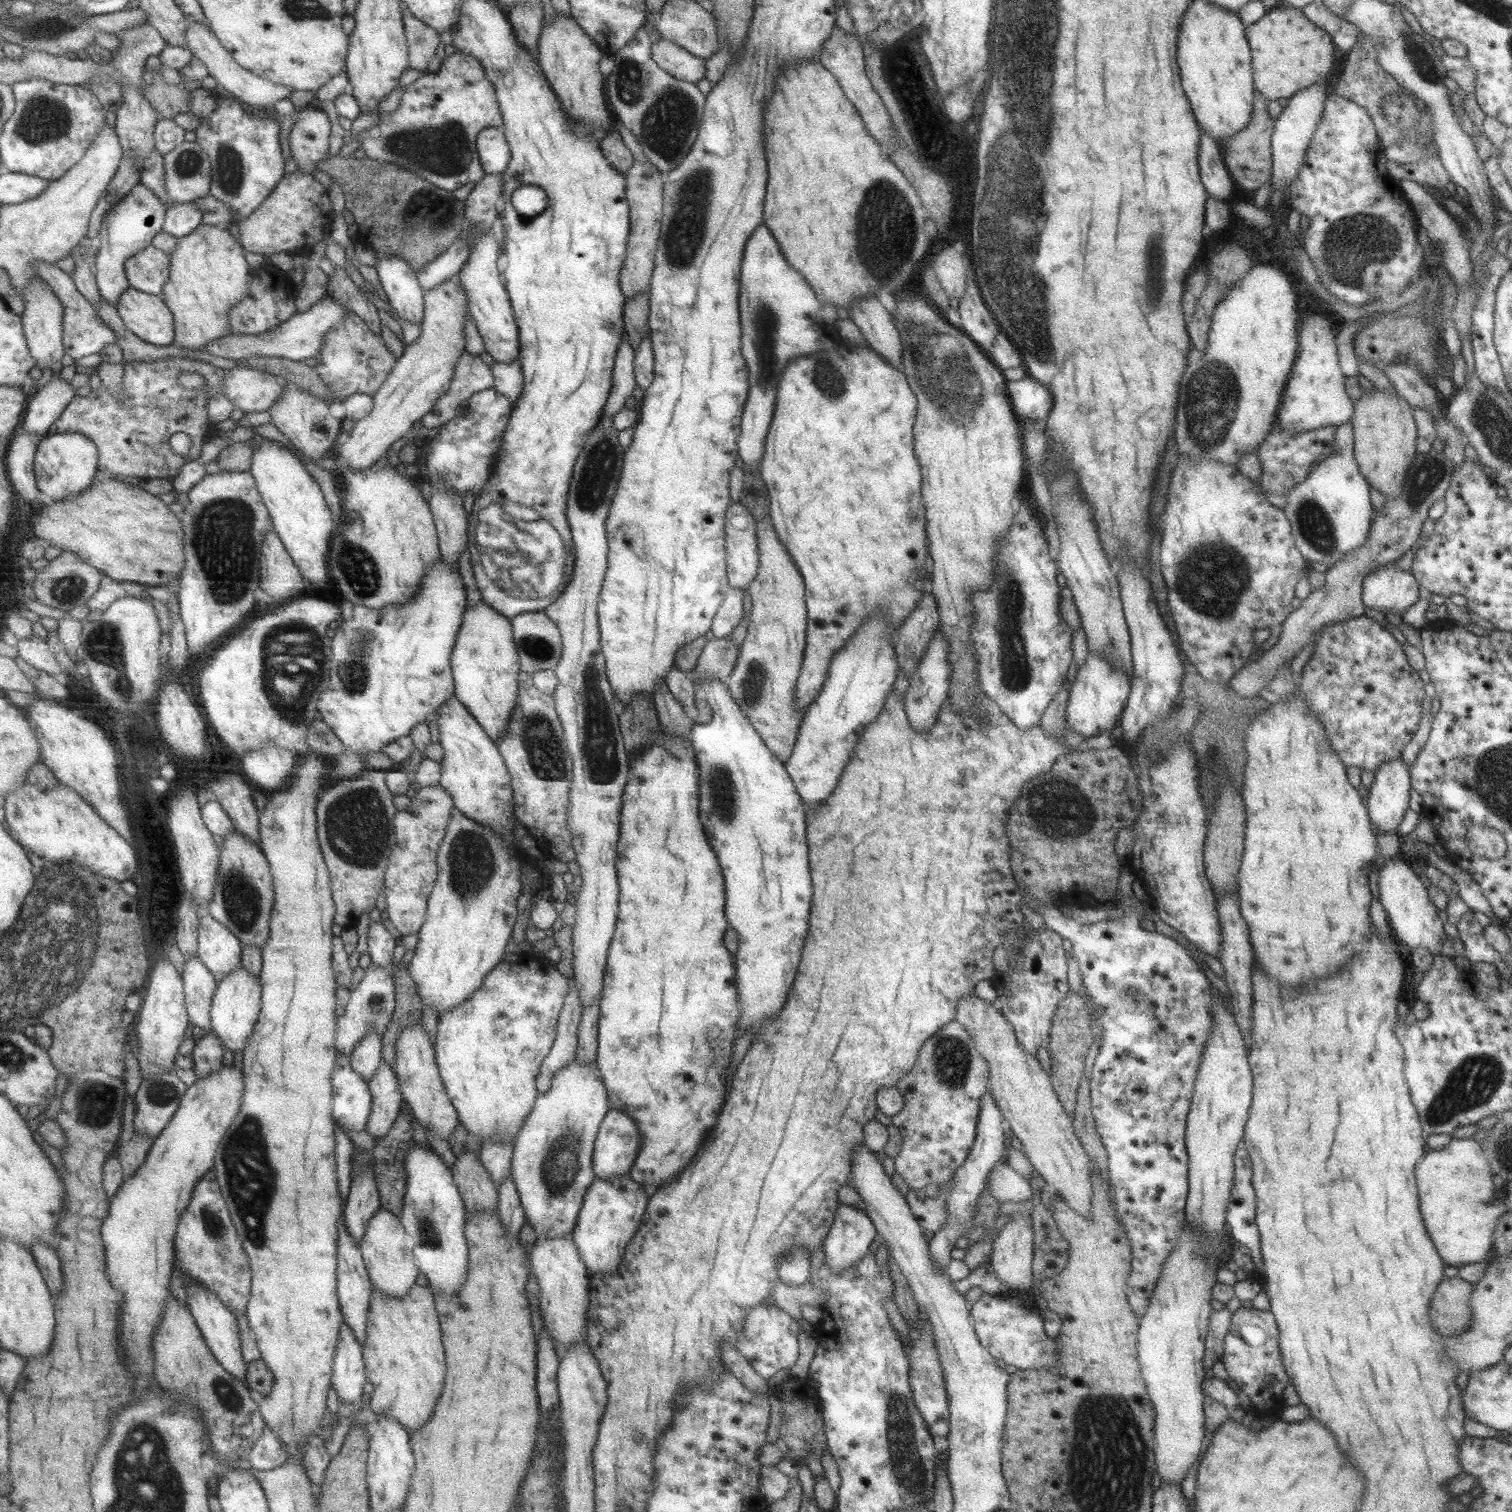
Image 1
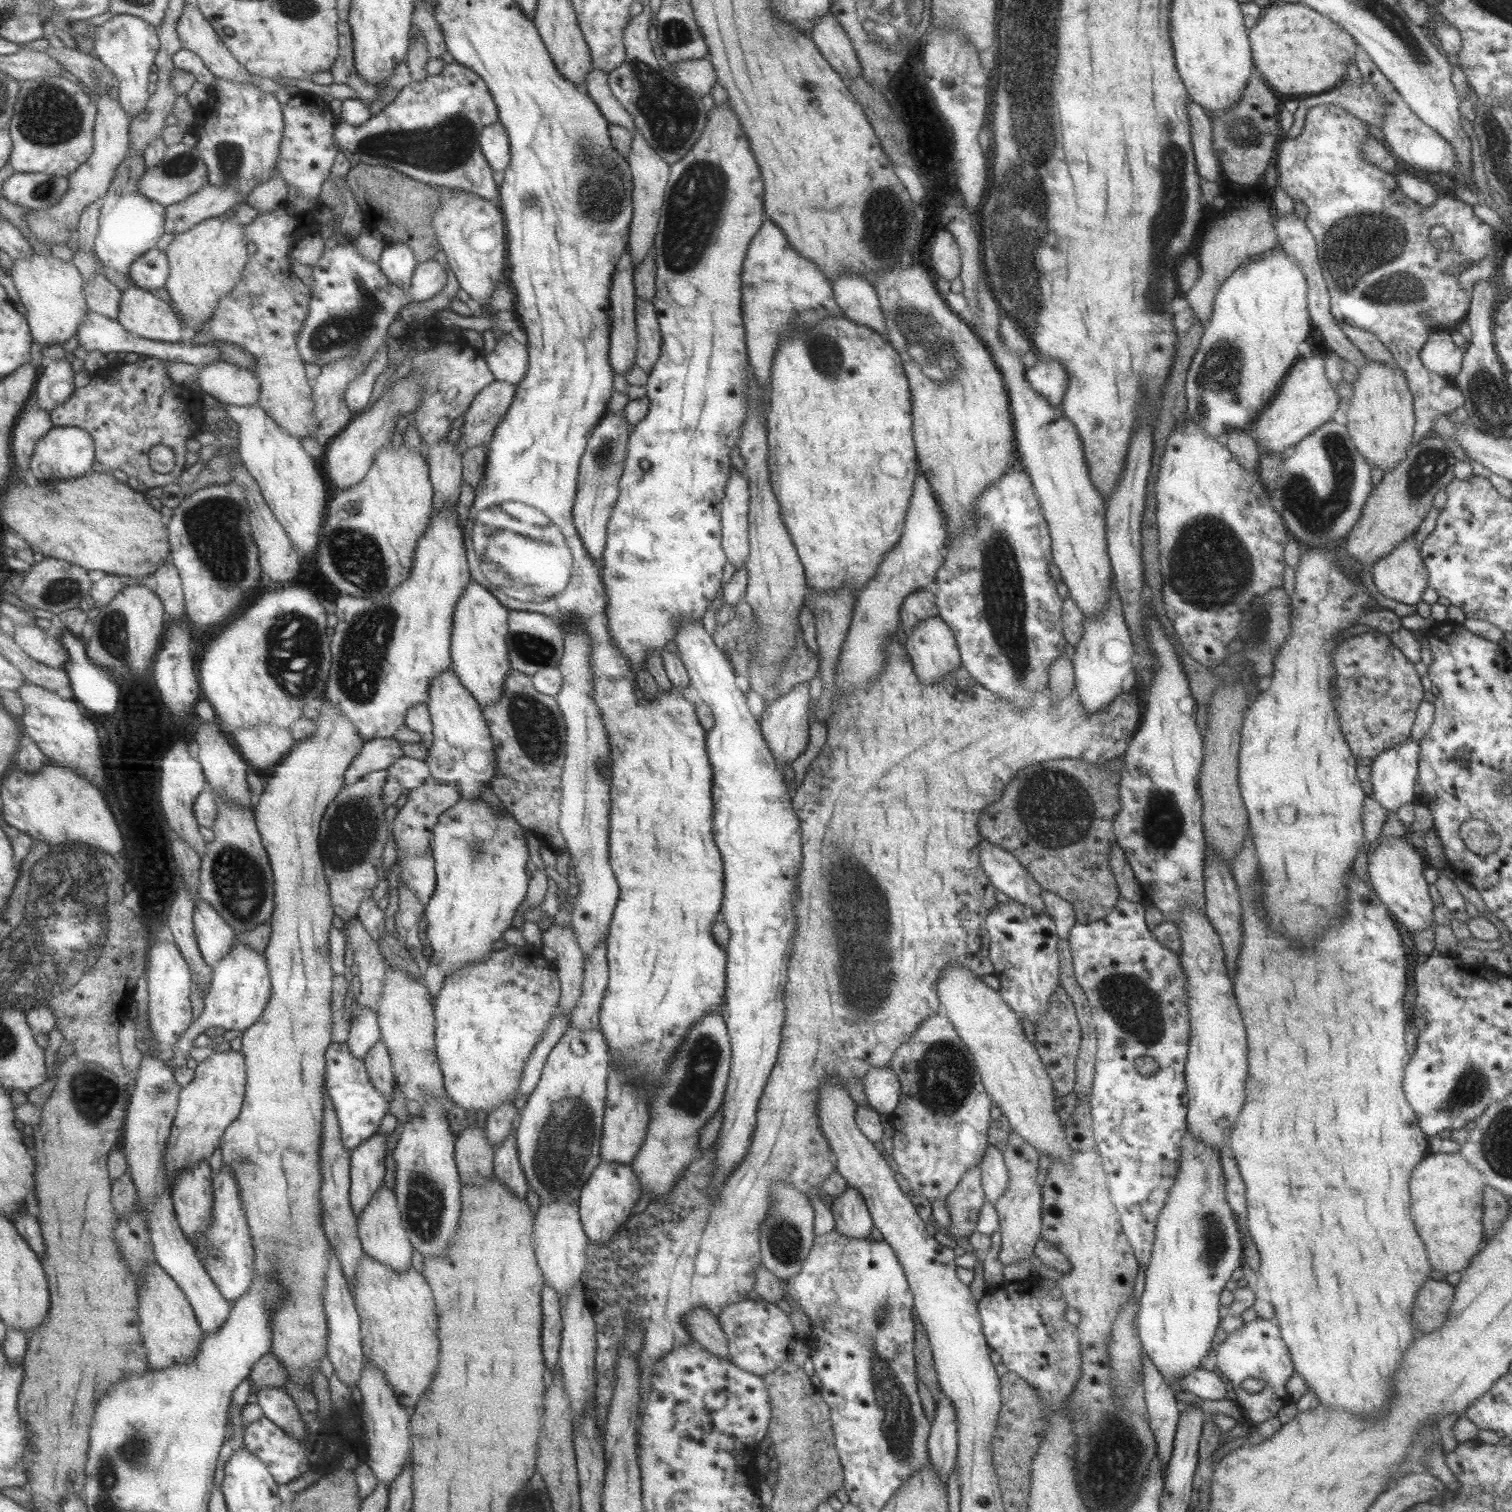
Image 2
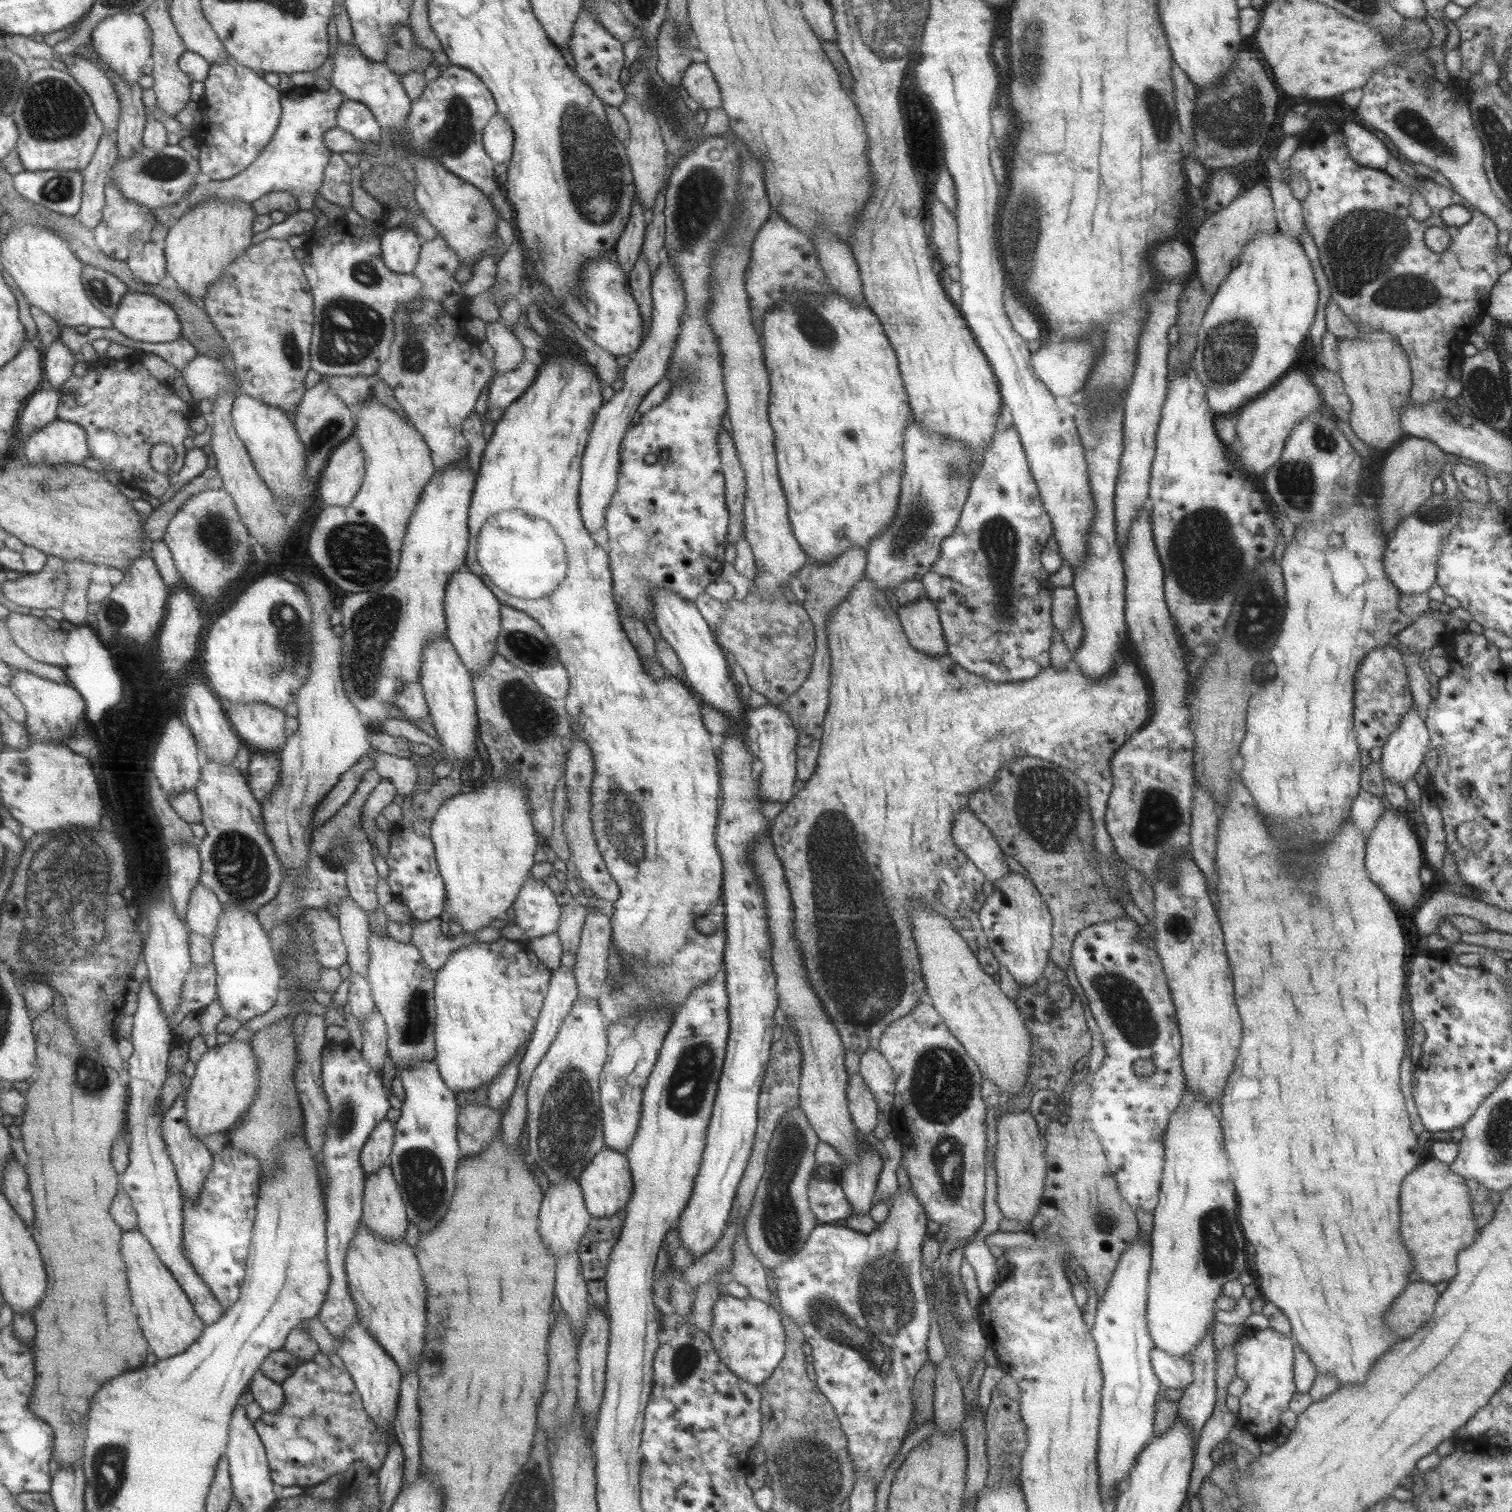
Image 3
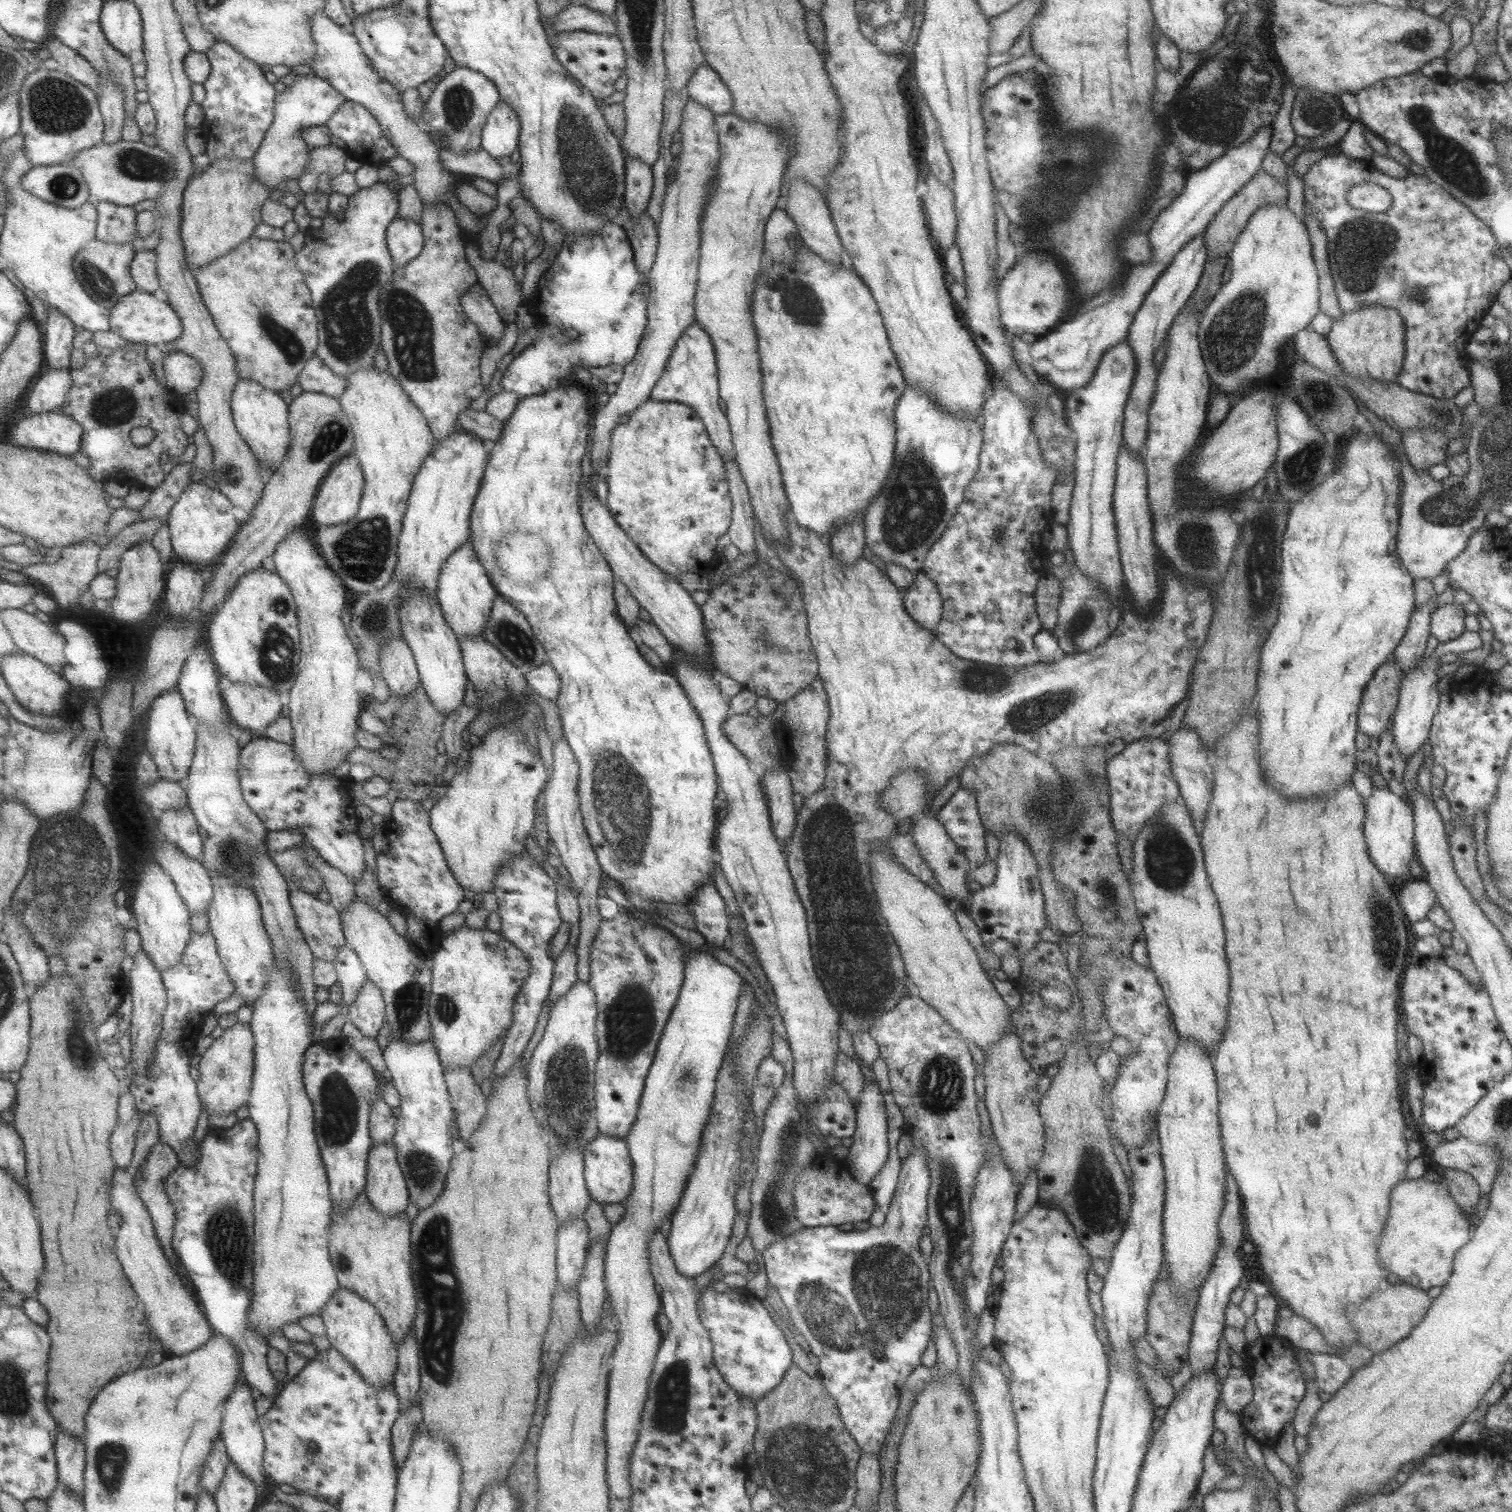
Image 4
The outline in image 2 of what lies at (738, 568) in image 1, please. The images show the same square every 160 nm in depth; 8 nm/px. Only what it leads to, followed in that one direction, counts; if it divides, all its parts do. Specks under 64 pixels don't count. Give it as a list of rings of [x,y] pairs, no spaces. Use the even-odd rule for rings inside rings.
[[[734,468],[725,485],[721,503],[721,546],[726,560],[733,568],[746,566],[749,556],[748,504],[750,494],[748,480]]]

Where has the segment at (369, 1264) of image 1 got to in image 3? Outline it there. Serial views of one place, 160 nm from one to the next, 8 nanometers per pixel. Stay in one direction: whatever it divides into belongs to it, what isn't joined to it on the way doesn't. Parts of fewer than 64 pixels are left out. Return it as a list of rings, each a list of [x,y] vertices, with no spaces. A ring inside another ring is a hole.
[[[383,1165],[365,1178],[360,1222],[381,1240],[400,1240],[408,1225],[392,1170]]]

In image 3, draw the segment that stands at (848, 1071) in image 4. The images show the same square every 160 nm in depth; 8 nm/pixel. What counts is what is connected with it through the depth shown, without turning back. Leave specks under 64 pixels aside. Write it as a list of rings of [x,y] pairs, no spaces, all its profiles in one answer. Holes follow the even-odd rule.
[[[858,1073],[848,1075],[846,1097],[850,1117],[858,1134],[866,1135],[873,1132],[877,1124],[876,1102]]]

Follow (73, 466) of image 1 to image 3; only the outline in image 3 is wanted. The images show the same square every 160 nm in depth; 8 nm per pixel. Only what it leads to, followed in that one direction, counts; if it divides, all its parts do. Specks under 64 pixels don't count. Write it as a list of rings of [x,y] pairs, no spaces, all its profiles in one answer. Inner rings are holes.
[[[57,420],[48,426],[37,430],[24,442],[25,453],[29,462],[33,464],[73,464],[84,465],[87,458],[92,458],[90,440],[86,429],[82,425]]]

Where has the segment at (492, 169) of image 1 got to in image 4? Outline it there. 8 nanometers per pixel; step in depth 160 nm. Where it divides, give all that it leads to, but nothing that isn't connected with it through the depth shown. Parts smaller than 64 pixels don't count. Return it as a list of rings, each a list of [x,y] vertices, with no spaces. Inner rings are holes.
[[[499,101],[487,115],[480,134],[480,148],[489,156],[509,157],[517,148],[519,121],[508,104]]]

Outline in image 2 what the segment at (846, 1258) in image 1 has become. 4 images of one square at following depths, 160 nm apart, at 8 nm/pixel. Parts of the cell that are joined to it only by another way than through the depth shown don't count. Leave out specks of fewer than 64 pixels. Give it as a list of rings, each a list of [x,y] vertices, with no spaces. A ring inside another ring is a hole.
[[[847,1187],[842,1196],[834,1197],[830,1211],[834,1220],[834,1231],[847,1238],[870,1239],[872,1220],[863,1197]]]

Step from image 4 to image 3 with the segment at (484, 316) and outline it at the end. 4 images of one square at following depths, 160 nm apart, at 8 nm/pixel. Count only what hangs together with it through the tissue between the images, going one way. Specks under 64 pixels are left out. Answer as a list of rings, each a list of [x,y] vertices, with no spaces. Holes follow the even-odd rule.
[[[499,320],[489,323],[484,329],[486,336],[484,341],[491,345],[494,352],[492,368],[495,368],[497,374],[515,370],[522,358],[527,355],[524,346]]]

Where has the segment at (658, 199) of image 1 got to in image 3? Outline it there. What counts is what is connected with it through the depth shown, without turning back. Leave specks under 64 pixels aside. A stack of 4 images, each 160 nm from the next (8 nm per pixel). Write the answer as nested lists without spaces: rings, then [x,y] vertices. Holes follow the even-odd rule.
[[[634,98],[625,100],[618,106],[618,109],[628,122],[630,130],[628,142],[624,145],[624,149],[632,172],[634,198],[639,199],[638,202],[647,215],[654,205],[655,197],[659,195],[659,190],[664,188],[666,146],[659,134],[656,118],[650,112],[646,112],[646,108],[642,108],[642,105]]]

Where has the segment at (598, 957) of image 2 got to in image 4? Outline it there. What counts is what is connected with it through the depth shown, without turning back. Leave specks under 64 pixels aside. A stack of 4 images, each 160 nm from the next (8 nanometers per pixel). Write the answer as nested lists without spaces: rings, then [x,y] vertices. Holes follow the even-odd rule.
[[[563,738],[551,740],[553,751],[553,769],[551,779],[545,785],[545,822],[546,831],[553,841],[552,844],[558,850],[562,867],[567,870],[572,882],[572,886],[578,891],[577,901],[580,911],[578,917],[579,938],[576,946],[576,973],[578,980],[588,983],[590,970],[588,968],[589,949],[595,941],[595,933],[599,930],[599,924],[602,923],[601,916],[597,912],[595,902],[599,898],[597,889],[599,889],[602,871],[596,861],[596,854],[593,852],[586,828],[582,821],[582,814],[579,808],[579,799],[577,796],[577,783],[579,778],[578,764],[569,748],[569,745]]]

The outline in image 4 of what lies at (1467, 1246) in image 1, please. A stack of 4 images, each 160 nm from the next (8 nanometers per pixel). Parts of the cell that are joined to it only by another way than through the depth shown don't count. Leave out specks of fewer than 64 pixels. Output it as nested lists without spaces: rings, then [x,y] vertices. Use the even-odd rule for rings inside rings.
[[[1425,1177],[1403,1179],[1389,1194],[1389,1212],[1381,1231],[1378,1244],[1378,1259],[1385,1271],[1403,1279],[1410,1287],[1425,1289],[1442,1287],[1450,1277],[1455,1253],[1470,1240],[1473,1226],[1466,1212],[1451,1198],[1445,1182],[1433,1182]]]

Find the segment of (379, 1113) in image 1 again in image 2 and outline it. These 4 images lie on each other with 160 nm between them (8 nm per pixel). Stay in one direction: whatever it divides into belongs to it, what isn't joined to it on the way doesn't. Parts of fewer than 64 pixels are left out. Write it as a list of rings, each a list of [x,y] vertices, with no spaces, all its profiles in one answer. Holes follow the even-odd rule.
[[[379,1039],[362,1057],[371,1086],[391,1101],[394,1074],[387,1047]]]

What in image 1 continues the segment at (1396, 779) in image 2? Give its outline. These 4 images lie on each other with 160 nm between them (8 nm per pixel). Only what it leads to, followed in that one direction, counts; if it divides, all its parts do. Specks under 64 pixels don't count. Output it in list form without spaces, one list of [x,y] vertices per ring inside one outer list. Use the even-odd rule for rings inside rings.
[[[1400,758],[1388,760],[1382,764],[1377,772],[1374,772],[1372,785],[1369,787],[1370,793],[1367,798],[1368,819],[1371,824],[1375,824],[1377,832],[1384,830],[1385,832],[1396,832],[1399,823],[1408,809],[1407,802],[1409,800],[1410,772],[1406,764]]]

